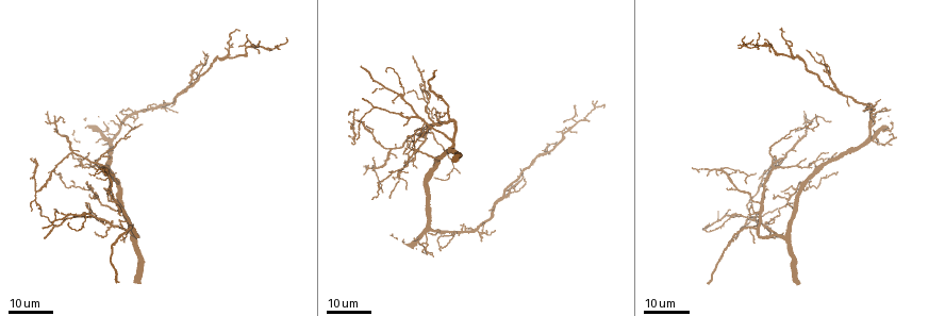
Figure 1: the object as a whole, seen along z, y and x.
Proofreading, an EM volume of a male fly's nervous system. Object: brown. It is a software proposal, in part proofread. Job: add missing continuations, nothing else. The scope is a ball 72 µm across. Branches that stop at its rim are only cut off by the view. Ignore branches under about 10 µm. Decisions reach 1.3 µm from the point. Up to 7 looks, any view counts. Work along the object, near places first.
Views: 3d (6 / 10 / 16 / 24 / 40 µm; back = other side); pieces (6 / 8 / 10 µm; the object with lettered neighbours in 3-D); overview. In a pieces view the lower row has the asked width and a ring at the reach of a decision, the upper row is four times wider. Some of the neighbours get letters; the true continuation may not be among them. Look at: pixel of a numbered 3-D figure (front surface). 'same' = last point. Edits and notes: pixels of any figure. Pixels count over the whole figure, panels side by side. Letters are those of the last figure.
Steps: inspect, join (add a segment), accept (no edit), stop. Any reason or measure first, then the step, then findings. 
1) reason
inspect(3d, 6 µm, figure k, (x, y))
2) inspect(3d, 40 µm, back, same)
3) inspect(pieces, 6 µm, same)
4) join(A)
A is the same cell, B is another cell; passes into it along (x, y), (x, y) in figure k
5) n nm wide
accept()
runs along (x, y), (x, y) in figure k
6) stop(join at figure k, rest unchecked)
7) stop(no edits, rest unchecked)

branch stops here
inspect(3d, 24 µm, figure 1, (440, 112))

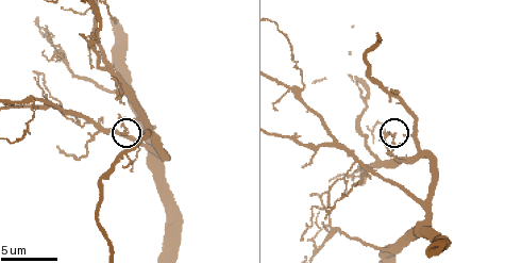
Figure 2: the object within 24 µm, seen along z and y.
inspect(pieces, 10 µm, figure 2, (393, 133))

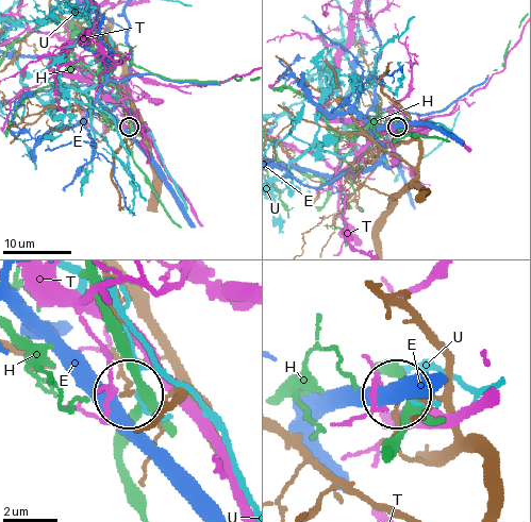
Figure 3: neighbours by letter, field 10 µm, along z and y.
accept()
E, H, T and U are other cells; no lettered segment goes on from it

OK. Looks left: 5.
tapers out
inspect(pieces, 10 µm, figure 2, (301, 239))

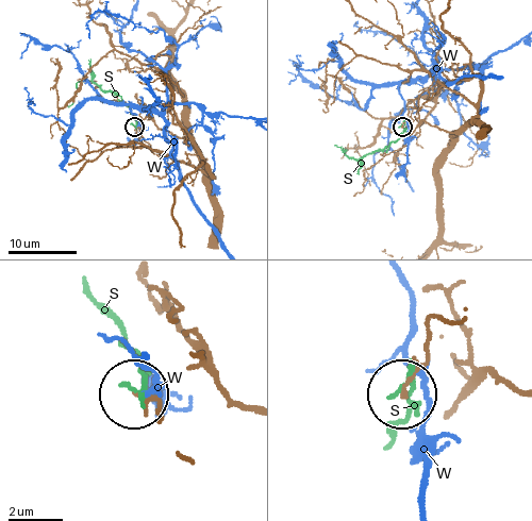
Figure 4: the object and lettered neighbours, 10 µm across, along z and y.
150 nm wide
accept()
S and W are other cells; runs along (453, 322), (437, 317), (428, 324), (421, 366), (405, 390) in figure 4; none of them fits

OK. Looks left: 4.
an open end
inspect(pieces, 8 µm, figure 2, (326, 216))

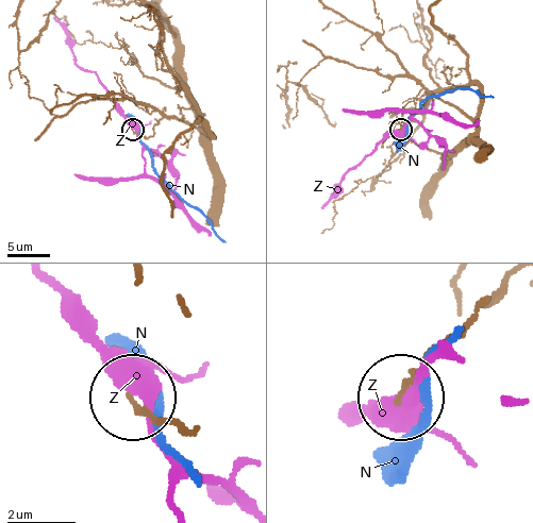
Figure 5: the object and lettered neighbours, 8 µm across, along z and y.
130 nm wide
accept()
N and Z are other cells; none of them fits

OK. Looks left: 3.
stop(no edits, rest unchecked)

